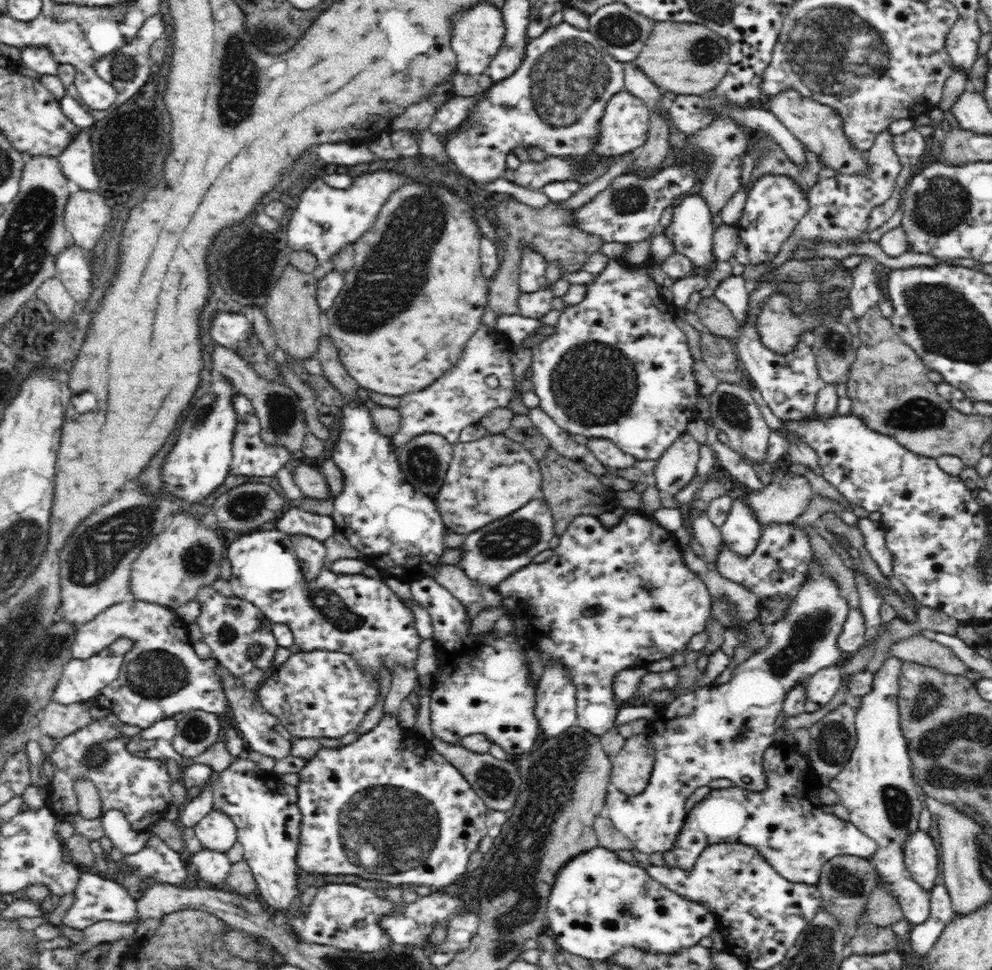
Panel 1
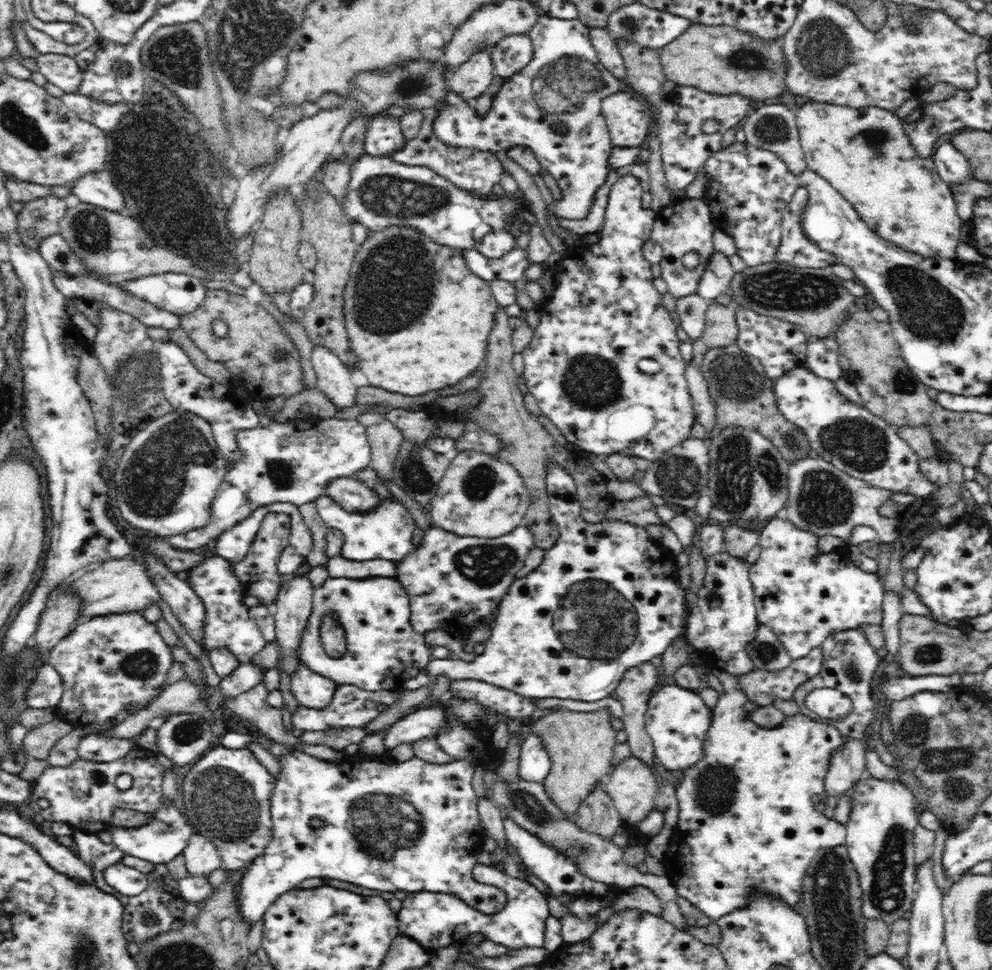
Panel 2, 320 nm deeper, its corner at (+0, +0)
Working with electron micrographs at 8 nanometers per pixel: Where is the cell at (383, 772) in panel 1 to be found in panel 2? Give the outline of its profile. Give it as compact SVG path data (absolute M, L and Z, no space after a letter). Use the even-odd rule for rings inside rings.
M292 750L290 753L281 756L282 774L277 778L275 789L271 796L271 815L273 820L272 840L264 850L263 854L256 857L248 870L245 870L239 882L239 909L242 911L243 921L248 925L254 925L262 919L265 910L276 901L287 890L300 884L302 880L308 878L334 878L334 880L344 880L356 886L364 886L370 890L382 890L382 892L394 892L394 890L406 890L406 892L419 893L440 893L451 892L459 896L464 902L467 902L476 910L483 911L485 915L496 914L506 906L507 896L502 889L494 885L482 885L472 874L475 864L478 863L478 854L483 850L482 844L486 837L483 827L480 824L477 804L478 799L474 796L474 790L470 783L475 770L466 760L452 761L446 764L432 764L414 757L406 762L392 762L390 757L385 755L359 757L358 755L346 755L340 763L330 763L308 755L301 751ZM318 818L322 820L320 828L310 826L310 820Z

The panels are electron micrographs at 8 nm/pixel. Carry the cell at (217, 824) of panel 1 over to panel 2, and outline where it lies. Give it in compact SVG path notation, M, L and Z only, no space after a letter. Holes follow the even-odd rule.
M195 833L181 852L184 855L187 875L209 876L217 868L222 868L223 860L218 849L207 836Z

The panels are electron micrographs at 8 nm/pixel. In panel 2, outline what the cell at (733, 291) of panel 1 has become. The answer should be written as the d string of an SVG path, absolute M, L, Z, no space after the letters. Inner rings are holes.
M712 250L710 258L706 260L706 268L698 280L697 294L706 300L727 295L728 286L734 274L728 256L719 250Z

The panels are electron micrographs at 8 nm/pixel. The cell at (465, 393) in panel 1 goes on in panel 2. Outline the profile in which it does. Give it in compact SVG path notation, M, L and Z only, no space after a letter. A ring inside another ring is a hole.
M379 413L348 420L335 417L302 422L295 418L284 423L272 420L266 425L235 432L240 456L230 462L214 502L208 526L185 534L163 538L169 546L183 551L193 551L210 540L216 540L225 531L244 521L256 508L286 502L300 507L316 502L326 495L326 487L334 479L353 477L356 472L371 466L371 446L368 427L383 421Z

